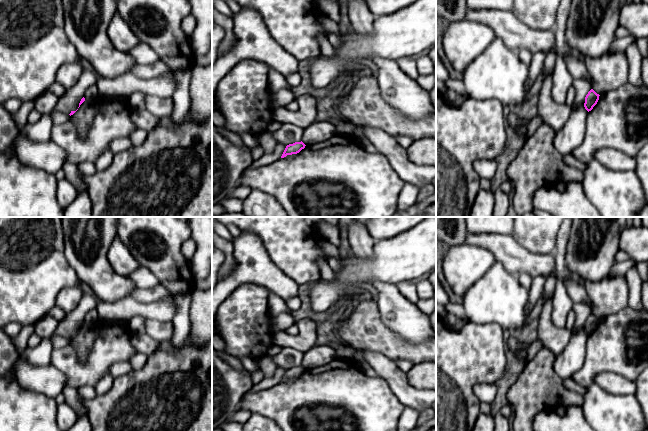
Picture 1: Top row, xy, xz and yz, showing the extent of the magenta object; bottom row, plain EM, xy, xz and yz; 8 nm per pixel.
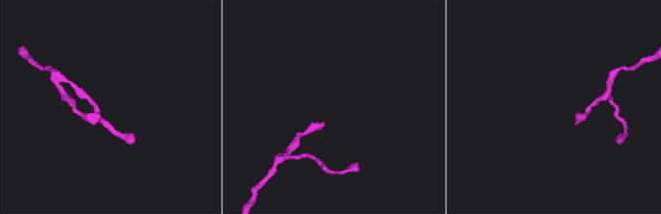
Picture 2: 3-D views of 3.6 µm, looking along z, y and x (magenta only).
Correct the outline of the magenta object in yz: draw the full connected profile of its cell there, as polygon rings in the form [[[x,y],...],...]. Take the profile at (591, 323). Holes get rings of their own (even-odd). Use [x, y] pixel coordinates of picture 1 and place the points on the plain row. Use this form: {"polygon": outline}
{"polygon": [[[591,313],[585,321],[584,331],[589,336],[597,328],[599,324],[599,318],[597,318],[593,313]]]}

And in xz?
{"polygon": [[[295,366],[293,368],[289,368],[286,370],[281,382],[286,381],[287,379],[292,379],[292,378],[297,378],[299,377],[302,373],[305,372],[305,368],[301,366]]]}

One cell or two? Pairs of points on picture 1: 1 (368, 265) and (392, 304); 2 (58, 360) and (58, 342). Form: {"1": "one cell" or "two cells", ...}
{"1": "two cells", "2": "two cells"}

